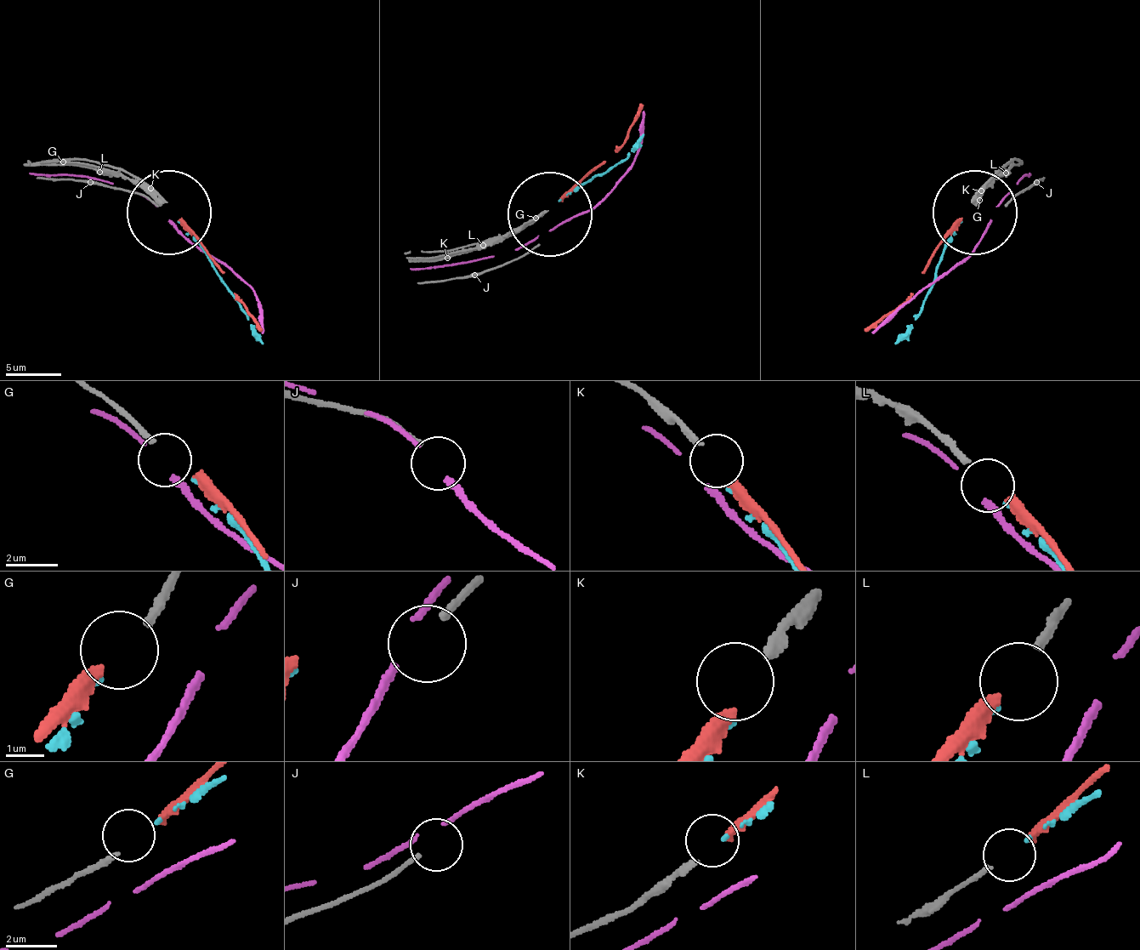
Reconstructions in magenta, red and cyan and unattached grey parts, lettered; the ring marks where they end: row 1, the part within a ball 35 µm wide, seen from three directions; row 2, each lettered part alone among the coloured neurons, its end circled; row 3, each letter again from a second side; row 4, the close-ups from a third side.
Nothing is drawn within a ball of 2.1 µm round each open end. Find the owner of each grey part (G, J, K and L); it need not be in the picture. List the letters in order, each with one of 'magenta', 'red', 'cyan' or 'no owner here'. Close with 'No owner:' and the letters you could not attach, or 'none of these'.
G: no owner here
J: no owner here
K: red
L: cyan
No owner: G, J

